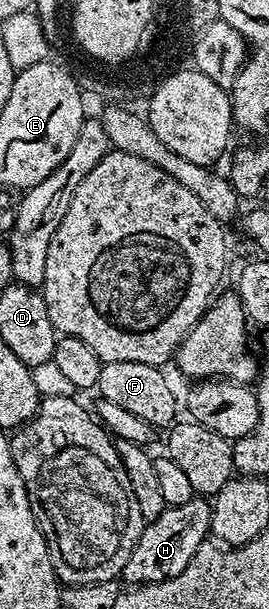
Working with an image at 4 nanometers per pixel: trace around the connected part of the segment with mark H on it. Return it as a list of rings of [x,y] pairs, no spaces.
[[[196,495],[193,499],[189,499],[189,503],[170,506],[161,515],[157,515],[157,519],[144,524],[141,535],[133,547],[133,555],[123,568],[122,580],[127,580],[128,586],[138,587],[161,583],[165,579],[173,579],[177,575],[181,575],[181,571],[185,571],[185,567],[189,567],[189,559],[193,559],[193,555],[197,555],[197,547],[201,547],[204,541],[208,540],[210,532],[211,501],[206,496]]]

